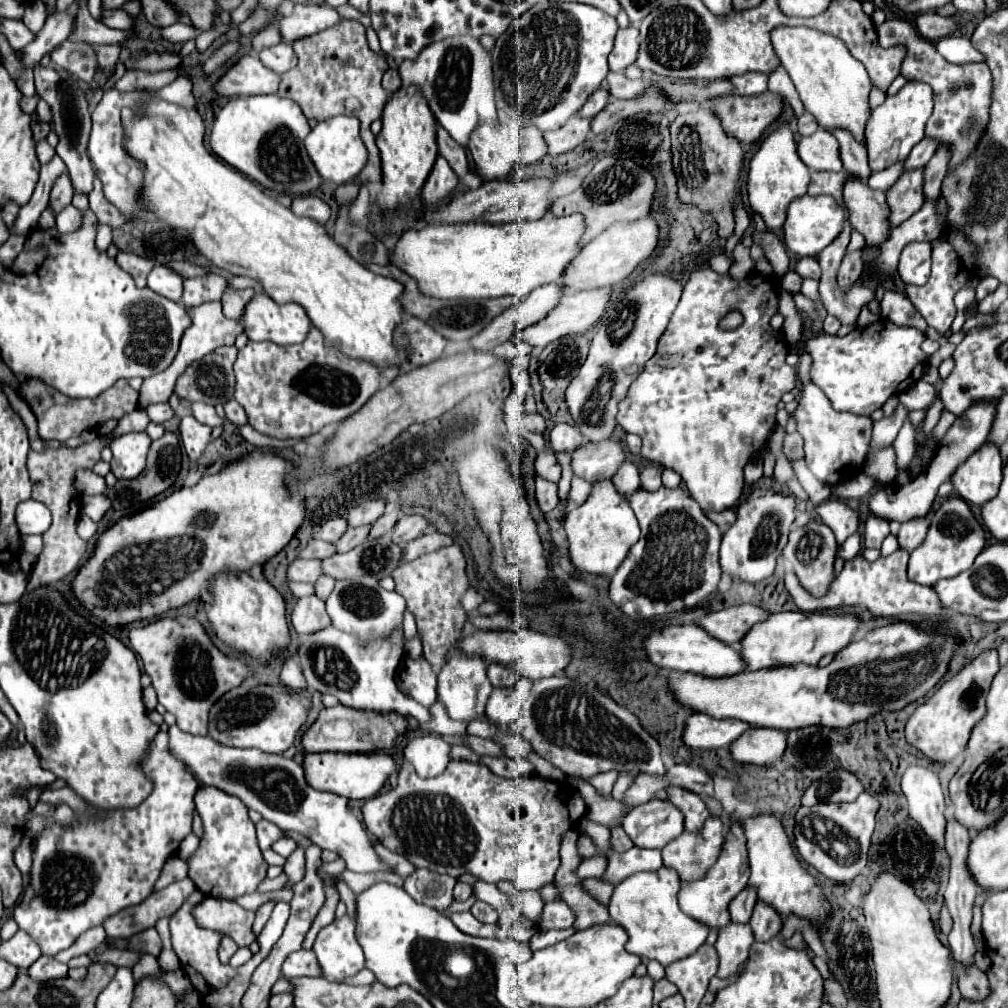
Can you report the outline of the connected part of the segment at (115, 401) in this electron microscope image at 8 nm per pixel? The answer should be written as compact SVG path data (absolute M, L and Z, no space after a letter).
M24 380L24 384L20 386L20 396L34 412L34 416L38 420L40 436L44 440L60 440L60 442L66 442L72 436L80 436L84 430L90 430L90 428L102 424L104 420L122 418L124 414L128 414L136 408L136 400L138 400L138 392L134 388L130 388L128 380L118 380L112 388L108 388L106 392L102 392L100 396L96 396L92 400L88 400L88 398L74 400L38 380Z

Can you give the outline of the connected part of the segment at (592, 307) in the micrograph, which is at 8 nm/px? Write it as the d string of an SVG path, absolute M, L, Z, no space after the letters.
M584 290L576 294L562 294L560 302L550 310L550 314L546 314L542 320L538 320L532 326L520 328L510 340L516 344L528 344L532 348L544 348L556 338L570 336L570 334L584 334L604 316L608 302L610 302L610 290Z

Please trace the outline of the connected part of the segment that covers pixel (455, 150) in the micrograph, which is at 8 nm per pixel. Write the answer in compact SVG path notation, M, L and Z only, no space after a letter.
M438 126L438 152L440 152L440 156L444 156L450 162L452 170L458 174L460 180L470 172L466 150L458 142L454 142L442 126Z

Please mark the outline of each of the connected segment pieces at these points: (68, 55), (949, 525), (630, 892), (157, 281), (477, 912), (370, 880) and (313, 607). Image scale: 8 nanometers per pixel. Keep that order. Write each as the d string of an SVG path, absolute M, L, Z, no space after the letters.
M62 42L50 54L50 58L56 68L70 71L77 79L87 83L92 90L99 88L94 79L98 60L96 60L96 52L92 50L92 46L76 44L76 42Z
M950 496L934 512L926 540L910 554L908 578L924 586L934 586L942 578L952 578L972 566L976 554L980 554L984 544L986 544L986 530L974 518L970 506L962 498Z
M664 866L658 872L632 874L614 888L608 910L612 920L628 934L628 952L634 952L642 960L658 960L662 966L670 966L672 962L688 958L706 942L710 928L678 910L678 892L678 874Z
M156 266L148 276L148 288L174 302L182 300L182 282L184 278L166 266Z
M476 902L472 908L470 908L470 912L480 920L480 922L496 922L498 920L498 914L496 914L496 910L490 906L490 904L486 904L486 902Z
M344 870L342 878L352 888L354 894L362 894L364 890L368 890L370 886L374 886L378 882L388 882L388 884L396 884L396 886L404 884L404 880L398 874L394 874L394 872L366 872L366 874L358 874L358 872Z
M306 596L300 598L292 610L292 626L300 636L310 636L318 630L324 630L330 626L330 618L326 614L324 600L318 596Z

